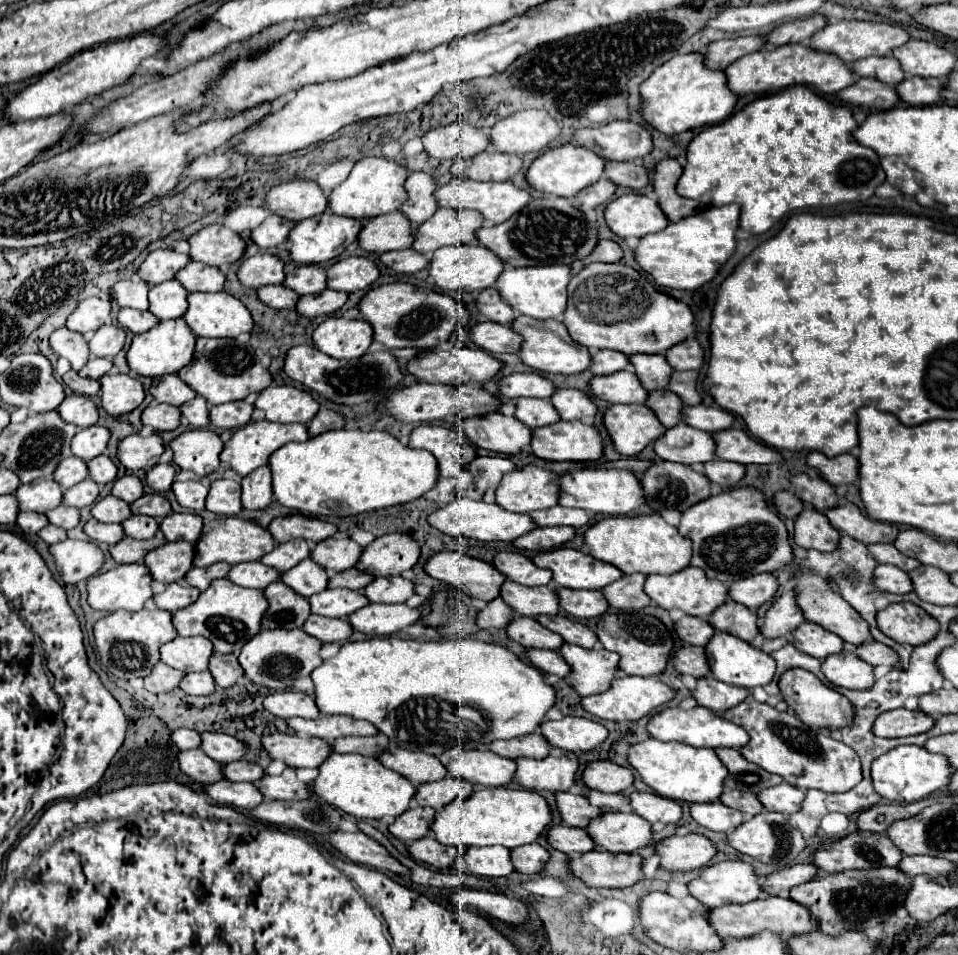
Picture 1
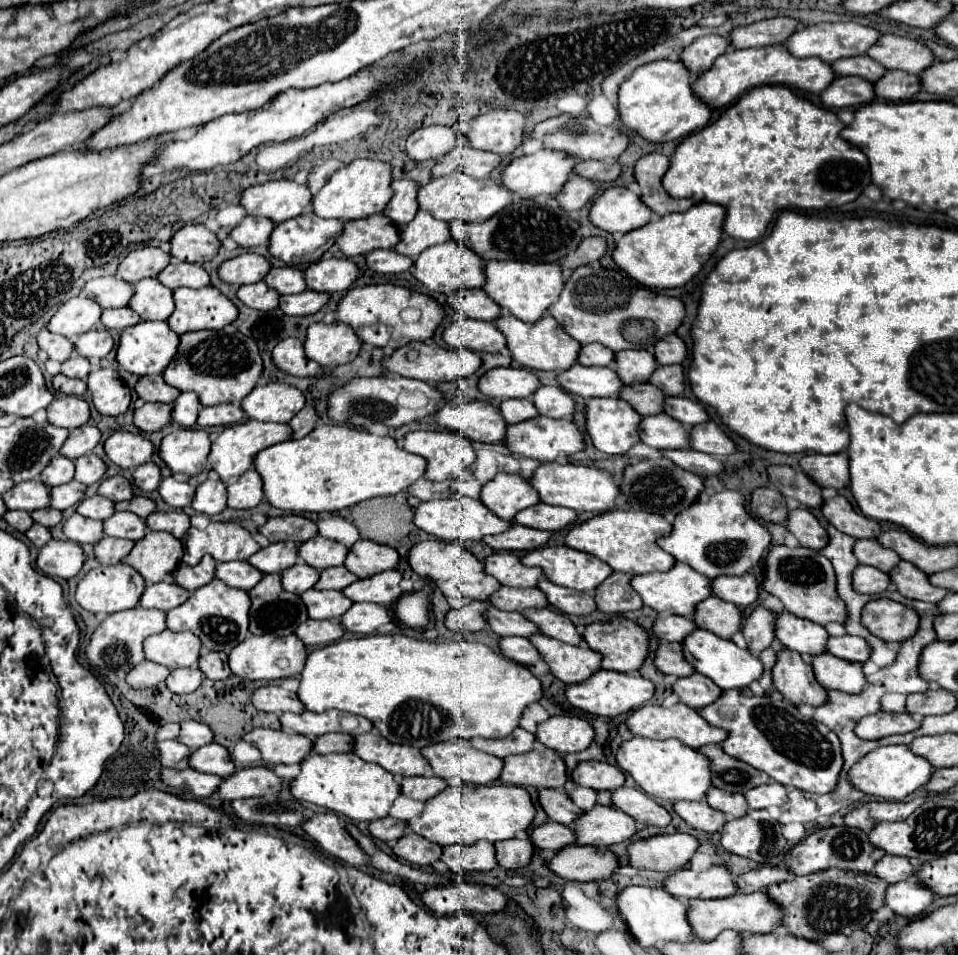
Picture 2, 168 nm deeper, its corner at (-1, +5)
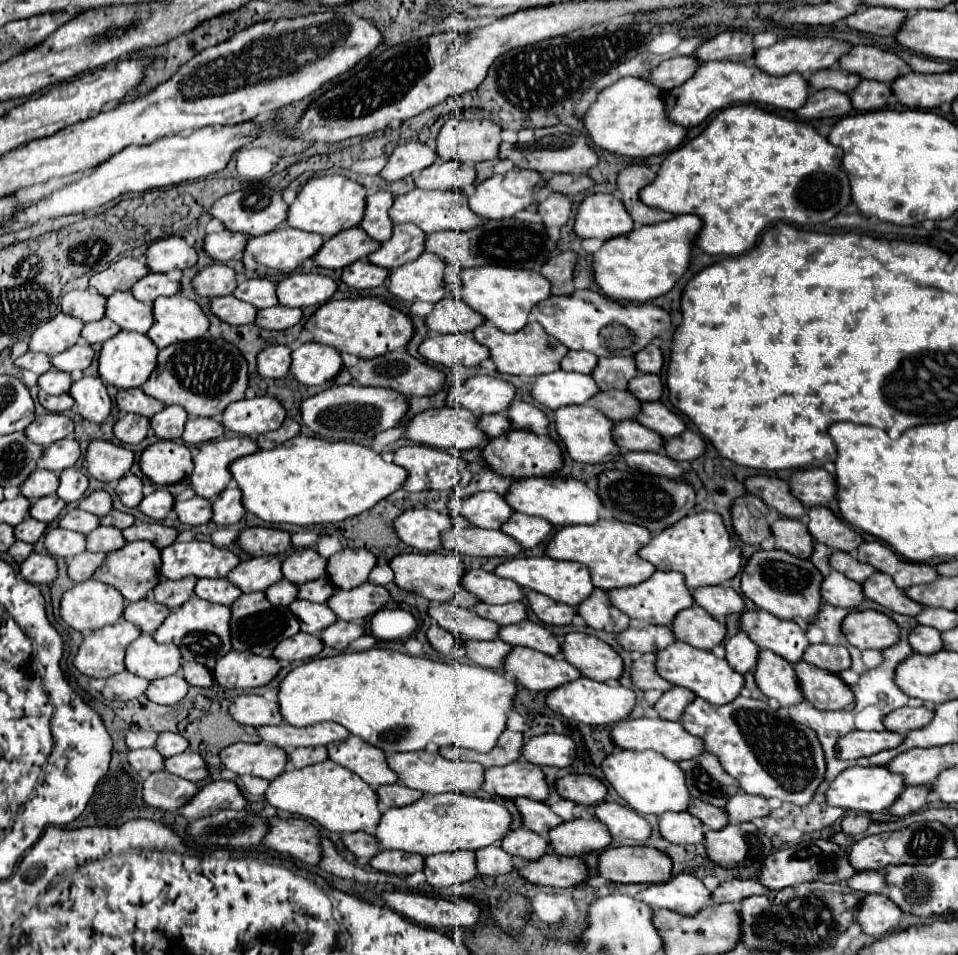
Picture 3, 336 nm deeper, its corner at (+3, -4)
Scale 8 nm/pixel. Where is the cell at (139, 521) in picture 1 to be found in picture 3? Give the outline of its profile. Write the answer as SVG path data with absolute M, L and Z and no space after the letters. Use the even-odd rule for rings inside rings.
M99 526L87 534L87 550L91 552L113 552L127 544L123 532L115 526Z

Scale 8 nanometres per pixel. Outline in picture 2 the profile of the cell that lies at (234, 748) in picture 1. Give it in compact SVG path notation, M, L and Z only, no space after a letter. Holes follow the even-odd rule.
M183 721L177 741L181 741L183 745L187 745L191 749L199 749L201 745L207 745L213 741L213 731L205 723Z

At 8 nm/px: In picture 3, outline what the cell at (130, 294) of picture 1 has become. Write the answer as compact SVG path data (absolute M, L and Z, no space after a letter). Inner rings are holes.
M73 290L63 296L61 310L75 318L81 318L83 322L95 322L105 316L107 298L95 294L95 290Z

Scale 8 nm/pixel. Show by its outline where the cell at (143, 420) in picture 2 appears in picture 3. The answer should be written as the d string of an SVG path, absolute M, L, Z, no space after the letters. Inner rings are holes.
M125 414L113 428L115 438L125 444L139 444L147 438L147 432L151 428L151 420L139 414Z

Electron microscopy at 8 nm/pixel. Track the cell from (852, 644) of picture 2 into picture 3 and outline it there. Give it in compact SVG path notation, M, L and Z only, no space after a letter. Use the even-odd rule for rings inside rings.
M813 644L805 650L803 660L809 664L815 664L823 670L829 672L843 672L847 668L851 668L851 656L847 652L847 648L843 646L827 646L827 644Z

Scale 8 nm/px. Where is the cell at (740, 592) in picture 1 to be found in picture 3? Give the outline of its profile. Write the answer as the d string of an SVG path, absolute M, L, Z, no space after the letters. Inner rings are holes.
M705 586L693 590L695 604L703 606L711 616L725 618L729 614L743 614L745 612L745 600L739 592L735 592L731 586Z

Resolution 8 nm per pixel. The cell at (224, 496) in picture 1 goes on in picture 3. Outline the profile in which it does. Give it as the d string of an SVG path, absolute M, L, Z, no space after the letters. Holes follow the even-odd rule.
M193 496L185 502L175 502L173 508L179 516L179 520L187 526L199 526L211 522L211 502L199 496Z

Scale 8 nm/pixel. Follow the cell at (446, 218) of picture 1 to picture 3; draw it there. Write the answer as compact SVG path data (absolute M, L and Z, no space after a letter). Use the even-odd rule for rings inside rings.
M397 224L393 236L387 242L383 242L377 252L369 256L369 262L389 270L397 270L399 266L423 254L423 238L427 236L423 234L423 230L419 230L419 226Z

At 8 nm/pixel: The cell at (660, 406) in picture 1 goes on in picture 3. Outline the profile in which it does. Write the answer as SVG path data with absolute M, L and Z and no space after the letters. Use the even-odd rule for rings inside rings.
M621 390L599 392L593 398L593 404L597 406L597 410L601 410L607 418L615 422L635 420L635 414L639 414L641 410L641 402L635 396L631 396L629 392L621 392Z

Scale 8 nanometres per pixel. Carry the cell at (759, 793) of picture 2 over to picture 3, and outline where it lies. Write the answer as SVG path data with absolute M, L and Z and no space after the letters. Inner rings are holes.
M735 794L727 806L725 806L731 822L751 822L755 818L763 818L771 812L769 802L763 796L751 796L751 794Z

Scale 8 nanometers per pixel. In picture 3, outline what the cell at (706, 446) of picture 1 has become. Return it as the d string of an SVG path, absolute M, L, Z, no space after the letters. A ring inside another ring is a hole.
M635 420L617 422L613 438L621 448L627 448L629 452L663 452L663 438Z

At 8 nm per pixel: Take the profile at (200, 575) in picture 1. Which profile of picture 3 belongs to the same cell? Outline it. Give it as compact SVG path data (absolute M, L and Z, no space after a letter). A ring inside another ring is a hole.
M181 578L181 580L171 580L171 582L161 580L155 586L155 600L169 608L177 608L191 598L197 580L199 578Z

